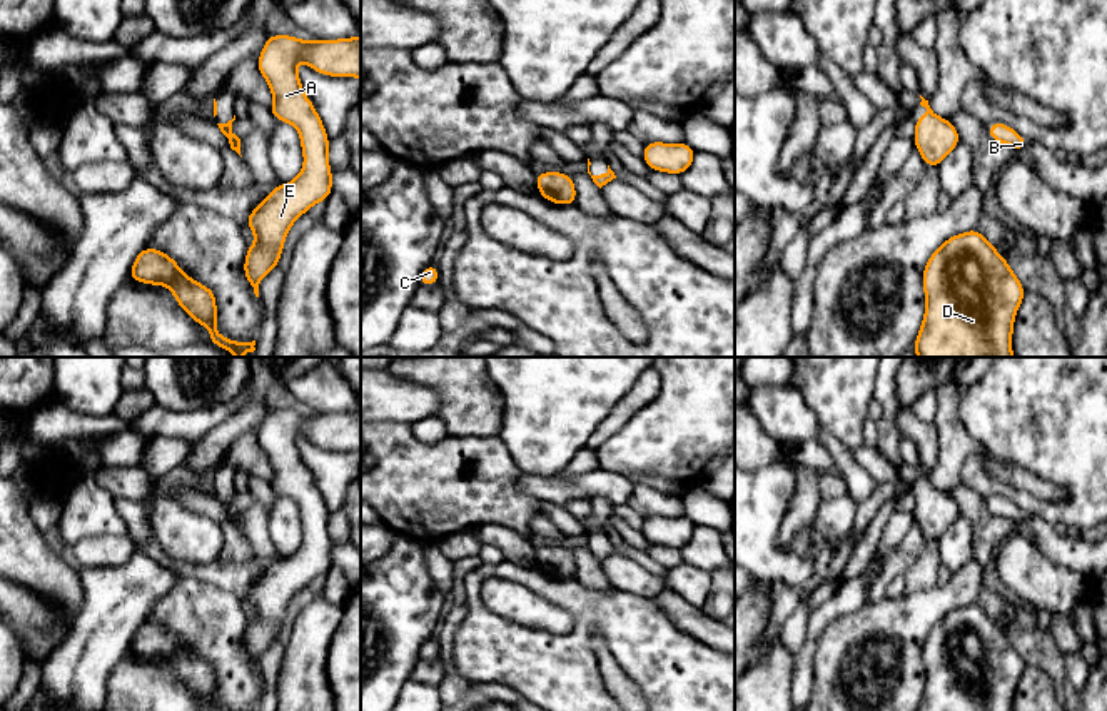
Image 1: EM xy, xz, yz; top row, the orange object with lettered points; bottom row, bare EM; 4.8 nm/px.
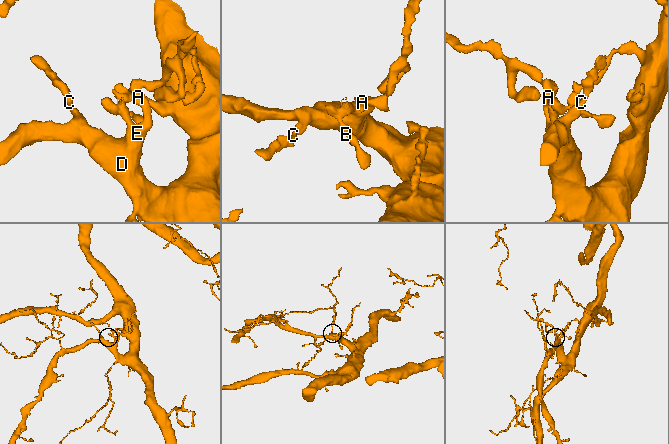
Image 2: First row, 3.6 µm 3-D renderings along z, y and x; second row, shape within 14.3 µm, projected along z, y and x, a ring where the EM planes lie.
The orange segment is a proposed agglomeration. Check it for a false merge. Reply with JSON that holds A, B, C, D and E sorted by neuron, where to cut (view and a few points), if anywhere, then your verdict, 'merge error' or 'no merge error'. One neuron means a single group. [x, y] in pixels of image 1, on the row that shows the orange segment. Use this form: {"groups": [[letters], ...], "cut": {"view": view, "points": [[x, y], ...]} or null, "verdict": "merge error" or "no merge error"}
{"groups": [["A", "B", "C", "D", "E"]], "cut": null, "verdict": "no merge error"}

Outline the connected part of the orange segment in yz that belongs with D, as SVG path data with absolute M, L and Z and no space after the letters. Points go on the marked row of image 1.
M977 229L947 239L923 274L925 315L913 342L917 357L1013 357L1013 319L1025 289L995 245Z

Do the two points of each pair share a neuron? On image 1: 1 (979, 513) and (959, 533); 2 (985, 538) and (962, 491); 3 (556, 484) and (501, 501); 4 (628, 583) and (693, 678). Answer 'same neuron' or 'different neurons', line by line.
1: different neurons
2: same neuron
3: different neurons
4: different neurons

